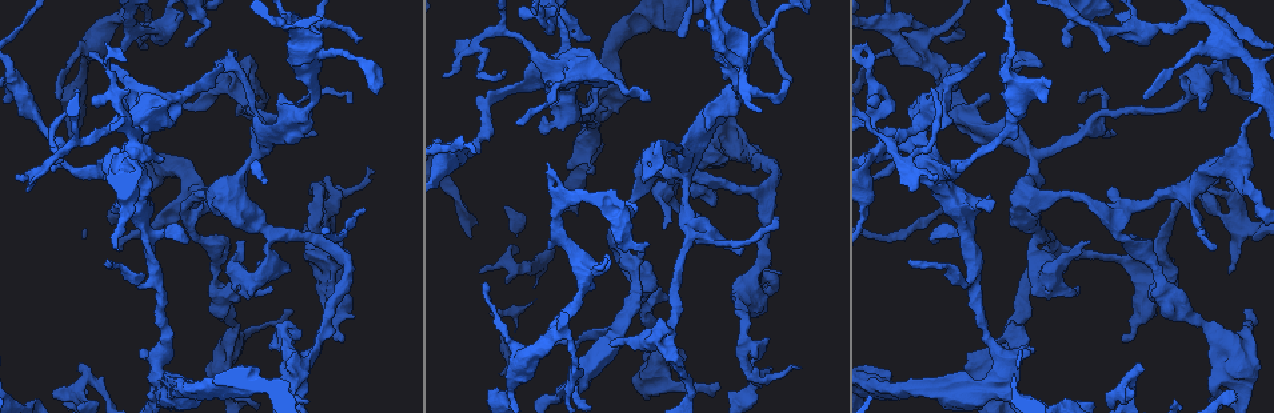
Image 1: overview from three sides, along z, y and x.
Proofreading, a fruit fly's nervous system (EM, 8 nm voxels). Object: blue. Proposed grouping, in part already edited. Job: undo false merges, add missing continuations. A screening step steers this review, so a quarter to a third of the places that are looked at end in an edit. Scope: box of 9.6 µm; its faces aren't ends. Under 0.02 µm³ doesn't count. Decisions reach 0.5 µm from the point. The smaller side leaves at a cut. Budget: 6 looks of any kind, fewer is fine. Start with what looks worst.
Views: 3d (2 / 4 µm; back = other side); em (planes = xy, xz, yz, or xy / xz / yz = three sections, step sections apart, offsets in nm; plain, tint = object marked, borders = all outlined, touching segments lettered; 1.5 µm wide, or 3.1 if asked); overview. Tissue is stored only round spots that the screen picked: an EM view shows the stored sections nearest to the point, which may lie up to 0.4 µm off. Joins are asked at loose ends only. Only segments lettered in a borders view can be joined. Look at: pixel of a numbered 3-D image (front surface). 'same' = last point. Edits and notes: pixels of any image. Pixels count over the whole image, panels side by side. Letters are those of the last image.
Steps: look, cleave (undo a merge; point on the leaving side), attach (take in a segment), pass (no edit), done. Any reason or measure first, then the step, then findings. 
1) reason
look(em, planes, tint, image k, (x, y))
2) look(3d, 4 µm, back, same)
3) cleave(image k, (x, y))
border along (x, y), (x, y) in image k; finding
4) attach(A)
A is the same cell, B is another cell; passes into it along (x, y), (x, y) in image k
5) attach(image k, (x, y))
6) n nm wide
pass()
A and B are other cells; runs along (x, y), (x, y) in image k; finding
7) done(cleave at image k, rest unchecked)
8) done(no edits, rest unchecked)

abrupt turn
look(em, planes, borders, image 1, (900, 161))

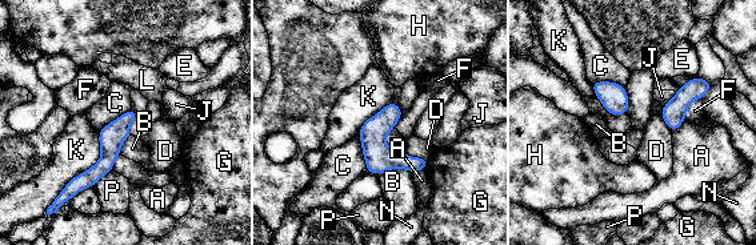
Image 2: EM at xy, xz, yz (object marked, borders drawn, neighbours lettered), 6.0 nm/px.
pass()
A, B, C, D, E, F, G, H, J, K, L, N and P are other cells; runs along (132, 113), (75, 189) in image 2; all the same cell

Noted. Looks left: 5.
sudden change in width
look(em, planes, tint, image 1, (741, 52))

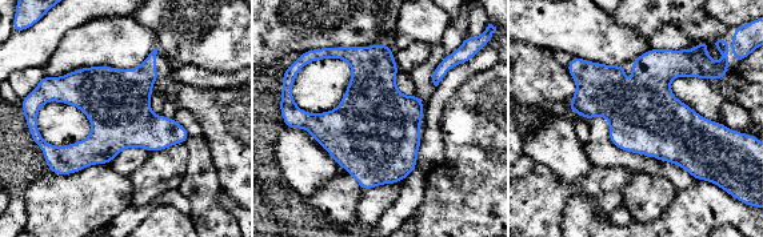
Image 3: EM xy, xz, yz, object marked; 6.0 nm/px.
see the neighbours
look(em, planes, borders, same)

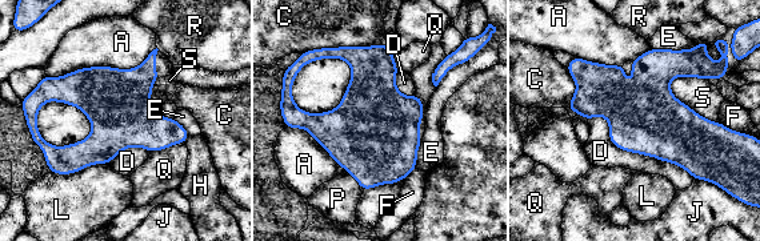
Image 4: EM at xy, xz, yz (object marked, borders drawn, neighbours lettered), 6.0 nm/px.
440 nm wide; D touches over 750 nm
pass()
A, C, D, E, F, H, J, L, P, Q, R and S are other cells; one cell here

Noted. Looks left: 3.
look(em, xy, step 4, borders, image 1, (1224, 150))

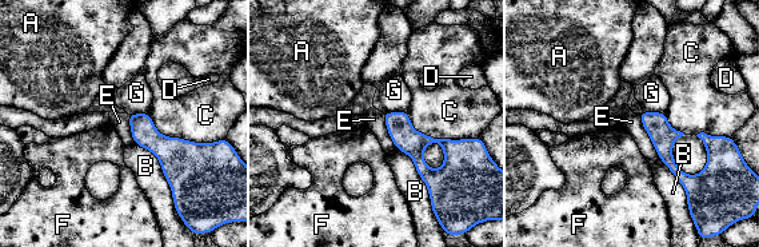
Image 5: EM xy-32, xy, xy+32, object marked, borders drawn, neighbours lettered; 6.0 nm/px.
look(em, planes, borders, same)

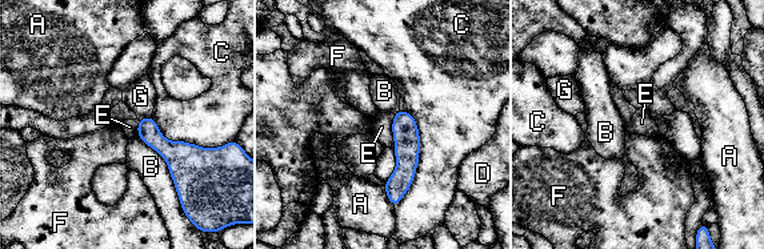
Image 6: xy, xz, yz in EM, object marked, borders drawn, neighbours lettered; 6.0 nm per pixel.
pass()
A, B, C, D, E, F and G are other cells; runs along (403, 113), (404, 173), (392, 187) in image 6; no lettered segment goes on from it

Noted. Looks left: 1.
done(no edits, rest unchecked)

